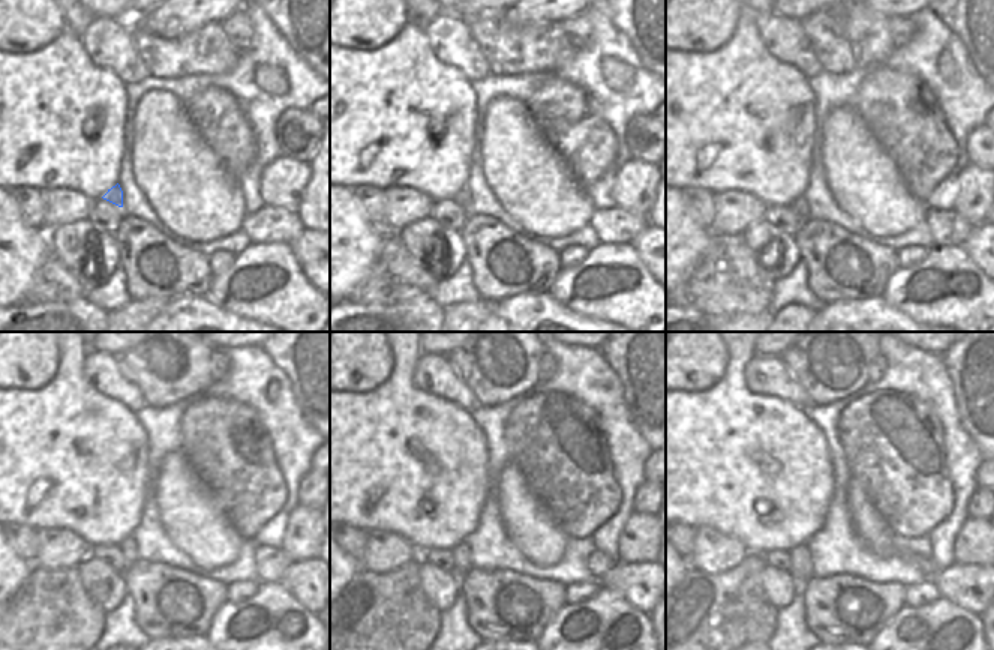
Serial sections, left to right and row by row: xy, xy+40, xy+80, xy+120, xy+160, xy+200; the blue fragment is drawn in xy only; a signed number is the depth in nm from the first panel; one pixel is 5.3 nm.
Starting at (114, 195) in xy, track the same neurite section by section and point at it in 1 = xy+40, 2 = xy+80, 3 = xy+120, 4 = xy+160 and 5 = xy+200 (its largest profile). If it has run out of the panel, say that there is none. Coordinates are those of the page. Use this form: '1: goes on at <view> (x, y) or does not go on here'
1: goes on at xy+40 (462, 197)
2: goes on at xy+80 (801, 209)
3: goes on at xy+120 (128, 547)
4: goes on at xy+160 (462, 553)
5: goes on at xy+200 (801, 562)

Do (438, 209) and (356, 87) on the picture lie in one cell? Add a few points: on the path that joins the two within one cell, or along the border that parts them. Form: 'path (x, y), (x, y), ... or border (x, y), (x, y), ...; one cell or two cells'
border (450, 198), (435, 201); two cells

